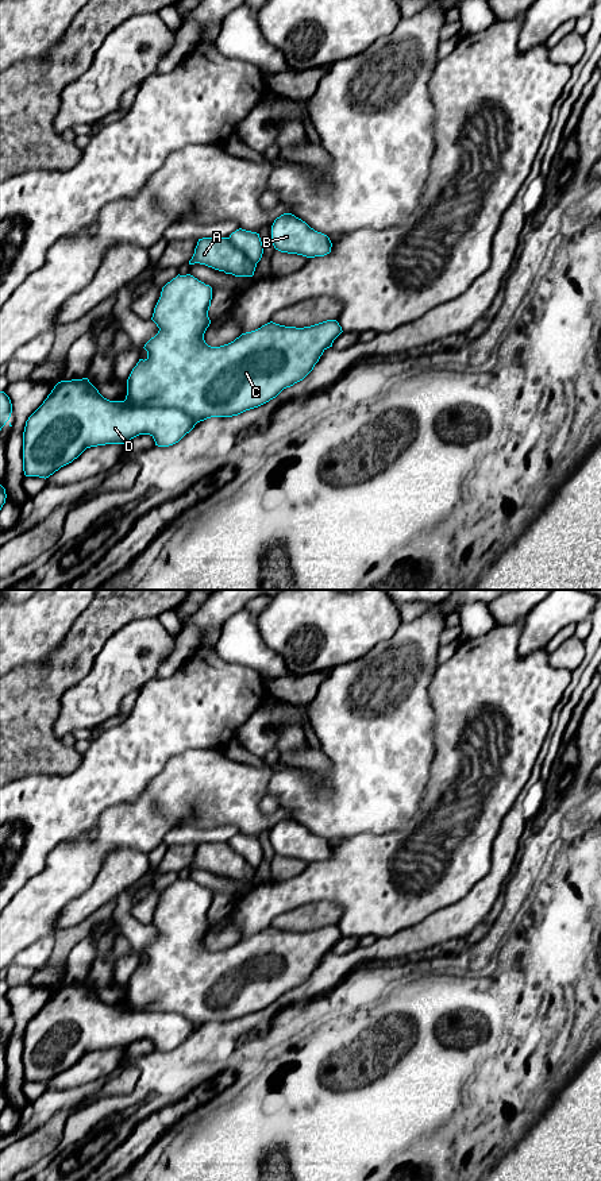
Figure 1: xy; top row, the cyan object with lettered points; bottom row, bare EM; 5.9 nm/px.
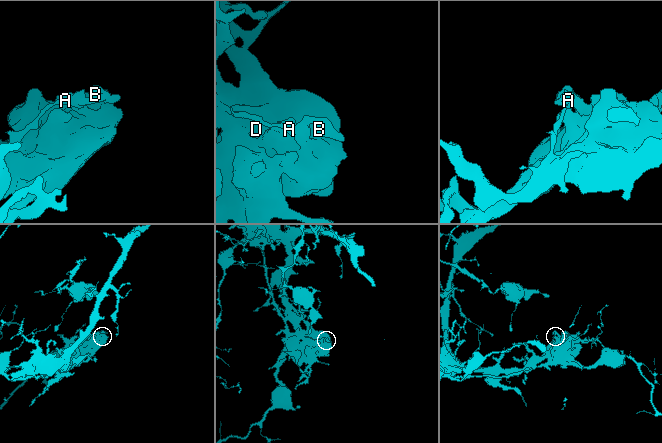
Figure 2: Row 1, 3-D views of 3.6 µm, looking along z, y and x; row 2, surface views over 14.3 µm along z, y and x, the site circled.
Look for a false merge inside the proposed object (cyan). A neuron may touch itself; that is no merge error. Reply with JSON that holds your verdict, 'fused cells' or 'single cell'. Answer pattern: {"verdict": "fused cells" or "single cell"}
{"verdict": "fused cells"}

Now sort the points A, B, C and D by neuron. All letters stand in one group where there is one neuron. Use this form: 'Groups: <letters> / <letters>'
Groups: A / B C D

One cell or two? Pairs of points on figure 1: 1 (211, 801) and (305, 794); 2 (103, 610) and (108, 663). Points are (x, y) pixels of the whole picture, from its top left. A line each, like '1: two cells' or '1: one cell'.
1: two cells
2: two cells

